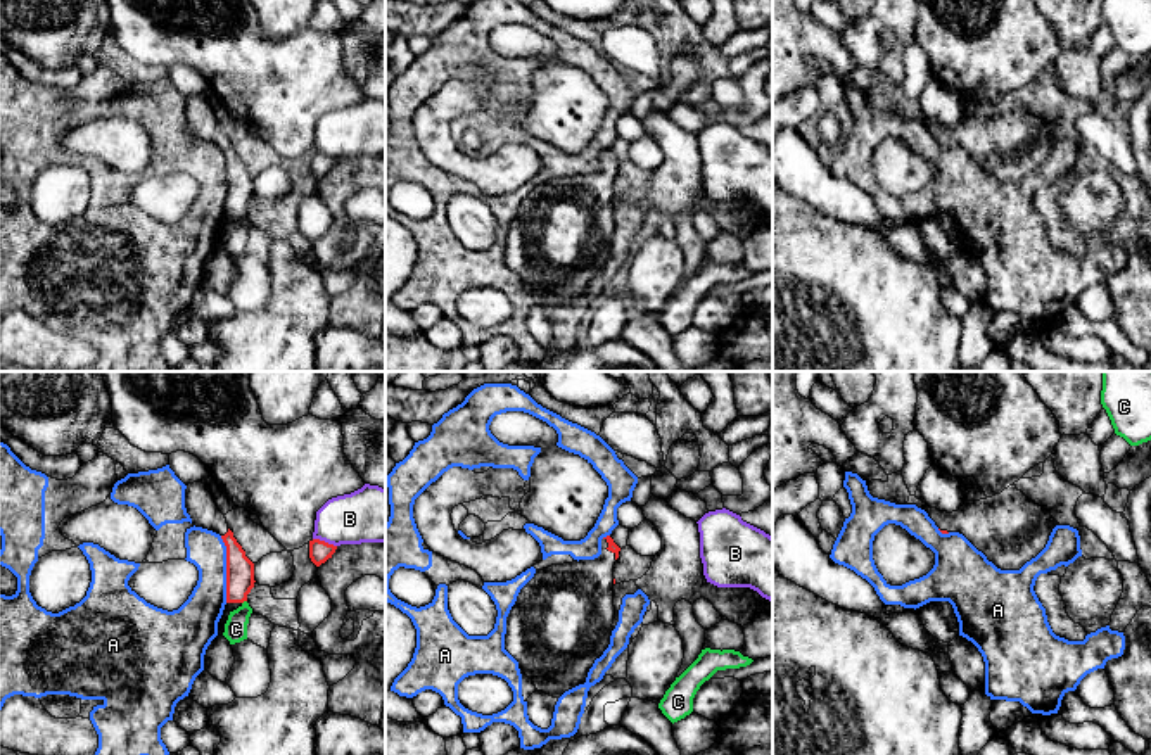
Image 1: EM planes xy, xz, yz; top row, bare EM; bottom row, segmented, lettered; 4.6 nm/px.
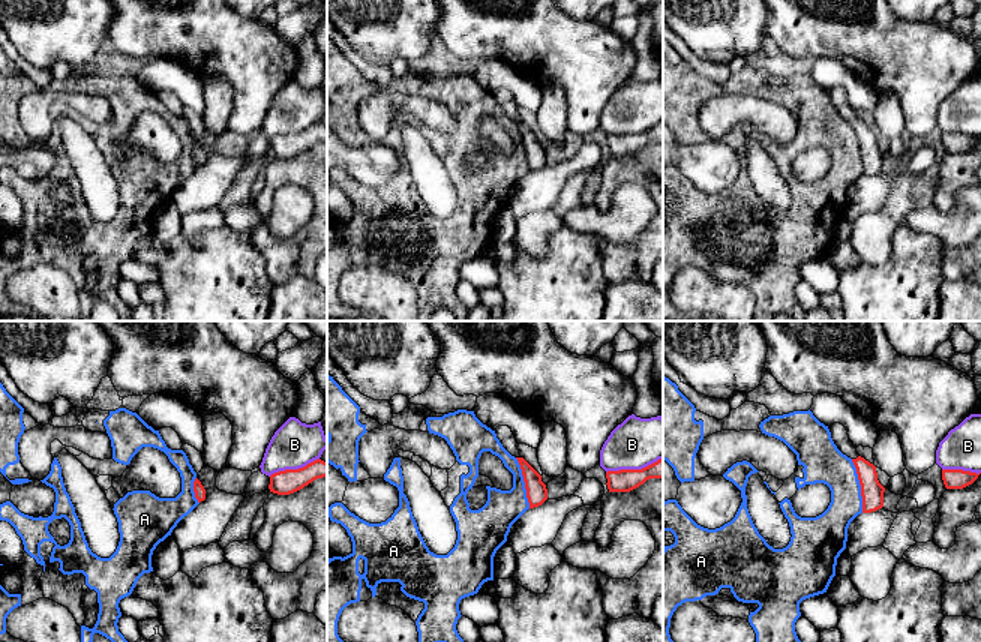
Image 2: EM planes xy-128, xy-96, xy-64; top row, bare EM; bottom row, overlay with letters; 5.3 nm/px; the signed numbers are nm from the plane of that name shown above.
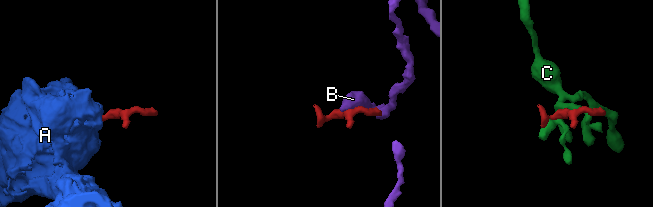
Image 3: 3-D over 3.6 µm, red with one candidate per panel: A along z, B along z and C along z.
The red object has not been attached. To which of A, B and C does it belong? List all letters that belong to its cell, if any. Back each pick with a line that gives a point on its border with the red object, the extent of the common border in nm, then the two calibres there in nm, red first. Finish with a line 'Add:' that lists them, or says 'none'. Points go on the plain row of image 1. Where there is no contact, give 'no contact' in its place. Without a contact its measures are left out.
Add: none

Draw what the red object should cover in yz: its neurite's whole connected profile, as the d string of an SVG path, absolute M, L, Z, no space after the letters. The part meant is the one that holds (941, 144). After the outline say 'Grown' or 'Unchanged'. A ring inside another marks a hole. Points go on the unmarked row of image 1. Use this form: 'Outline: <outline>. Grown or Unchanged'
Outline: M1014 97L987 112L964 112L957 124L928 121L926 126L942 147L963 147L1001 183L1020 183L1046 161L1059 138Z. Grown

